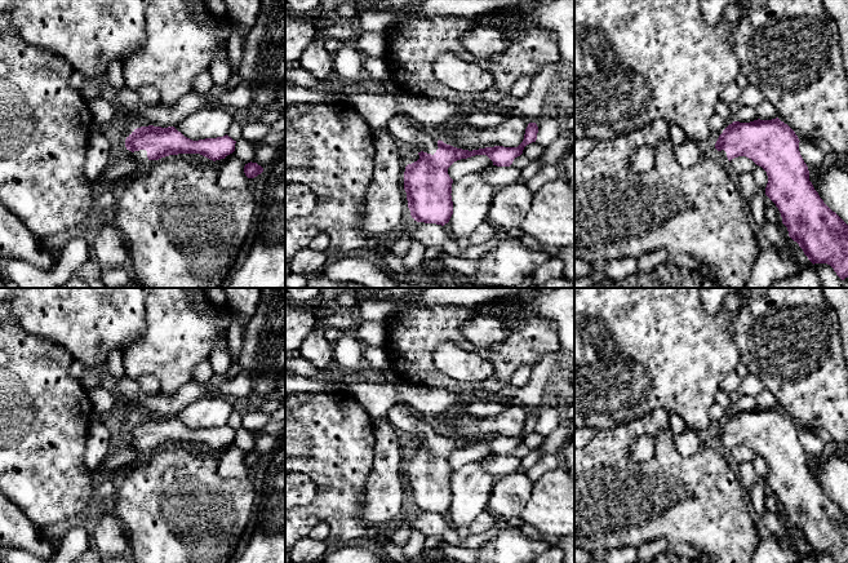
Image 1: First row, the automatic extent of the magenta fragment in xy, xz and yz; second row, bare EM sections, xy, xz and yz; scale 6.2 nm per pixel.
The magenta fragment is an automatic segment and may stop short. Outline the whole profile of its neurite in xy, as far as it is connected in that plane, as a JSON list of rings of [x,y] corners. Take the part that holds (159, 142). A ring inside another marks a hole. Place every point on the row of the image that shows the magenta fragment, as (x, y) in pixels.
[[[141,127],[134,129],[125,139],[125,154],[133,159],[147,163],[169,155],[200,154],[213,161],[225,159],[235,151],[235,143],[227,134],[217,138],[192,141],[174,127]]]

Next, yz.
[[[778,118],[750,123],[733,121],[719,136],[711,152],[723,163],[746,156],[762,167],[768,176],[765,195],[778,208],[789,236],[799,244],[813,265],[827,263],[844,280],[848,278],[848,225],[814,190],[808,167],[799,151],[799,142],[795,132]]]

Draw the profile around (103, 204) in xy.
[[[108,186],[94,199],[94,210],[97,216],[106,216],[112,212],[117,203],[119,186]]]

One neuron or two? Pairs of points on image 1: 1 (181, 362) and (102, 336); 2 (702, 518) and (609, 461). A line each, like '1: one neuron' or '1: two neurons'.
1: two neurons
2: one neuron

